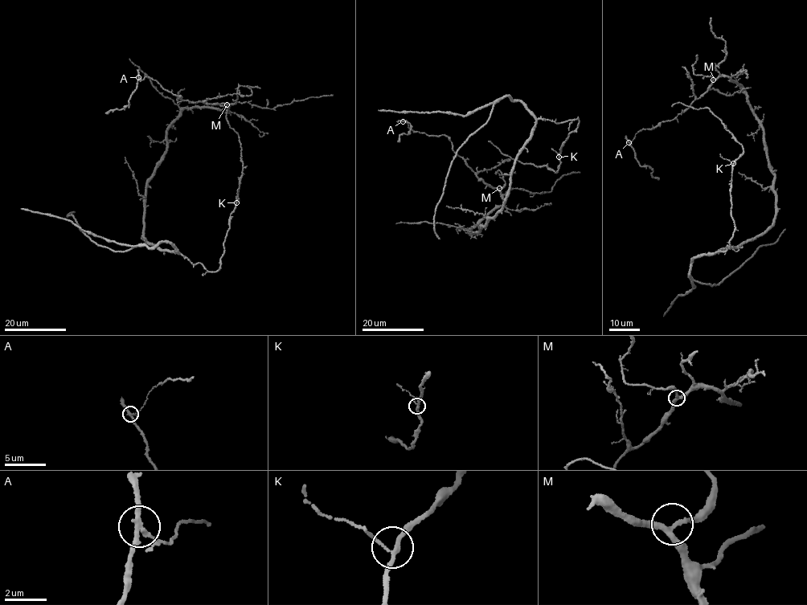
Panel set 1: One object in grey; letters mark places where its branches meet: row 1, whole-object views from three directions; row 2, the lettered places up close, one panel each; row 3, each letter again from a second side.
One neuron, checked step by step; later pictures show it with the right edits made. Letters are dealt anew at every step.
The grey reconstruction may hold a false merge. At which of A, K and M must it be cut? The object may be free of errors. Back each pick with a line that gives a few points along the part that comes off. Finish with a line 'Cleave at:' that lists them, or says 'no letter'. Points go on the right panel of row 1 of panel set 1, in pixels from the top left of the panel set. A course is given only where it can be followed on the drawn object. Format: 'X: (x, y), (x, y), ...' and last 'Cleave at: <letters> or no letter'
A: (628, 141), (640, 165), (651, 167), (651, 174), (659, 179)
Cleave at: A

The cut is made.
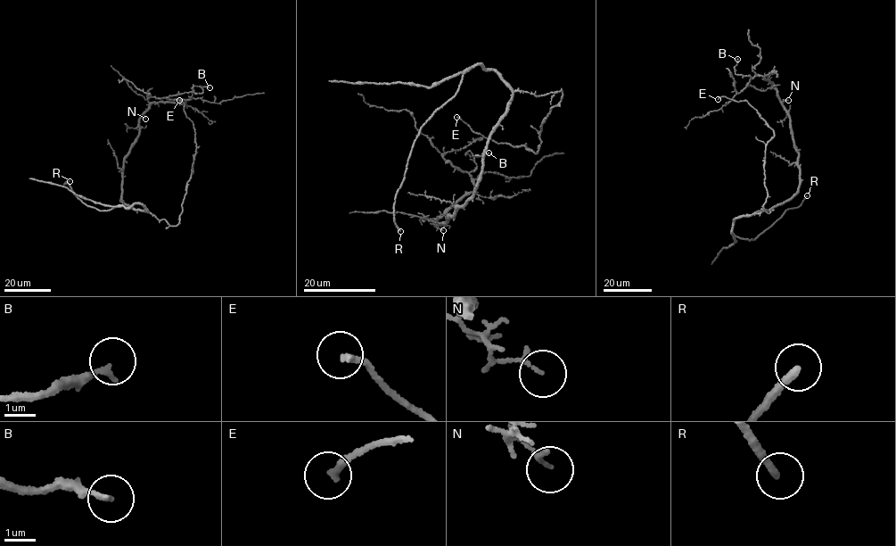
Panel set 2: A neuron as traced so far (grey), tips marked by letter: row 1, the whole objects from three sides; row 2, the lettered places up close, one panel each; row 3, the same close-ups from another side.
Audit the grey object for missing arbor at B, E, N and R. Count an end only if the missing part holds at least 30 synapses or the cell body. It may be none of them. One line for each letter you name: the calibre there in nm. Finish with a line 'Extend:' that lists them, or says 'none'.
R: Thickness 240 nm
Extend: R

